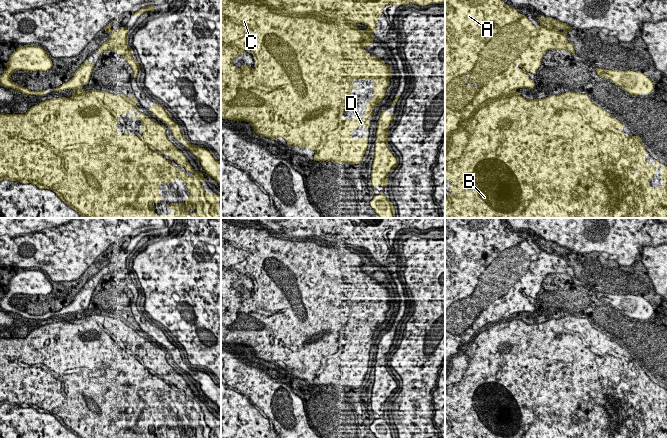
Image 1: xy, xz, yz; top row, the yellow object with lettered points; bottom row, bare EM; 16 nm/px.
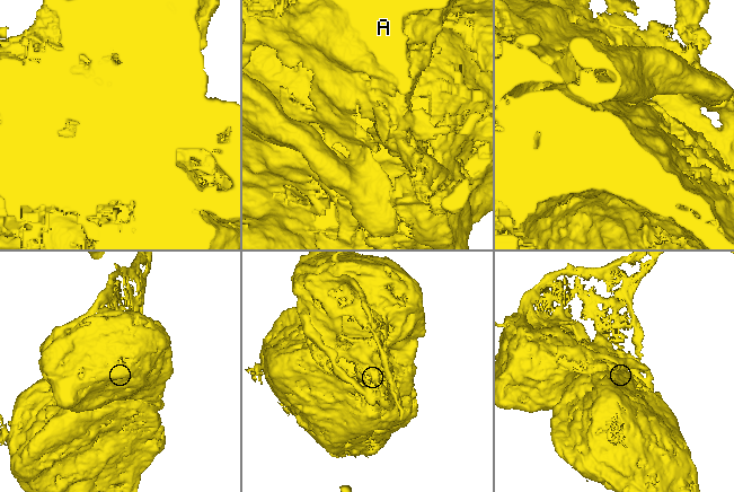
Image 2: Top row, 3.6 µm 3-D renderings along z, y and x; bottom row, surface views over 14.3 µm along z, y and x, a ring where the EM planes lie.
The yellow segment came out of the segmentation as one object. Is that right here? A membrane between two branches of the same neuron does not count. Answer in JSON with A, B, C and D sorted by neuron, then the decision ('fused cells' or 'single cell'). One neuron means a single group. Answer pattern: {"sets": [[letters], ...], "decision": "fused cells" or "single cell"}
{"sets": [["A", "B", "C"], ["D"]], "decision": "fused cells"}

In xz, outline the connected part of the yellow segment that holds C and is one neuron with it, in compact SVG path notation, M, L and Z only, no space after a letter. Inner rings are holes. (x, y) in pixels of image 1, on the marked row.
M221 0L221 87L225 88L227 90L230 90L231 88L231 79L227 79L227 72L229 71L232 73L235 71L236 73L240 73L240 68L234 67L233 62L235 58L238 58L242 55L243 52L245 52L247 49L244 45L242 37L250 38L253 37L253 52L257 59L260 58L270 58L270 53L274 53L274 57L278 58L279 61L282 63L281 68L281 74L283 76L280 81L285 82L285 78L290 79L290 85L287 86L287 88L290 88L293 84L294 78L301 78L305 79L306 77L319 77L320 79L325 79L326 81L323 82L321 85L318 83L315 84L315 88L312 89L312 91L315 93L313 95L313 104L310 107L307 107L306 109L303 109L299 113L293 114L293 109L289 106L289 103L285 101L285 104L282 107L278 107L277 111L281 114L282 117L285 118L285 129L289 129L290 126L295 125L296 126L296 133L303 133L304 139L312 139L313 137L321 137L321 135L328 131L333 131L338 128L338 122L339 120L332 121L331 117L335 115L336 117L342 117L343 111L348 105L351 105L351 89L353 88L356 92L356 86L354 85L355 80L363 80L366 77L366 69L370 62L367 60L367 57L360 57L359 54L362 53L362 50L366 48L367 46L370 46L373 44L373 32L377 32L377 28L375 27L376 23L378 22L379 17L381 16L381 13L384 10L384 7L387 5L412 5L410 2L413 1L415 5L419 6L427 6L430 4L444 4L445 0L274 0L274 6L276 7L282 7L286 9L286 12L283 14L281 18L274 18L274 23L272 26L268 26L267 24L260 25L261 18L264 15L264 11L261 10L261 0L255 0L255 1L248 1L248 0ZM362 23L368 26L365 30L358 30L356 24Z

